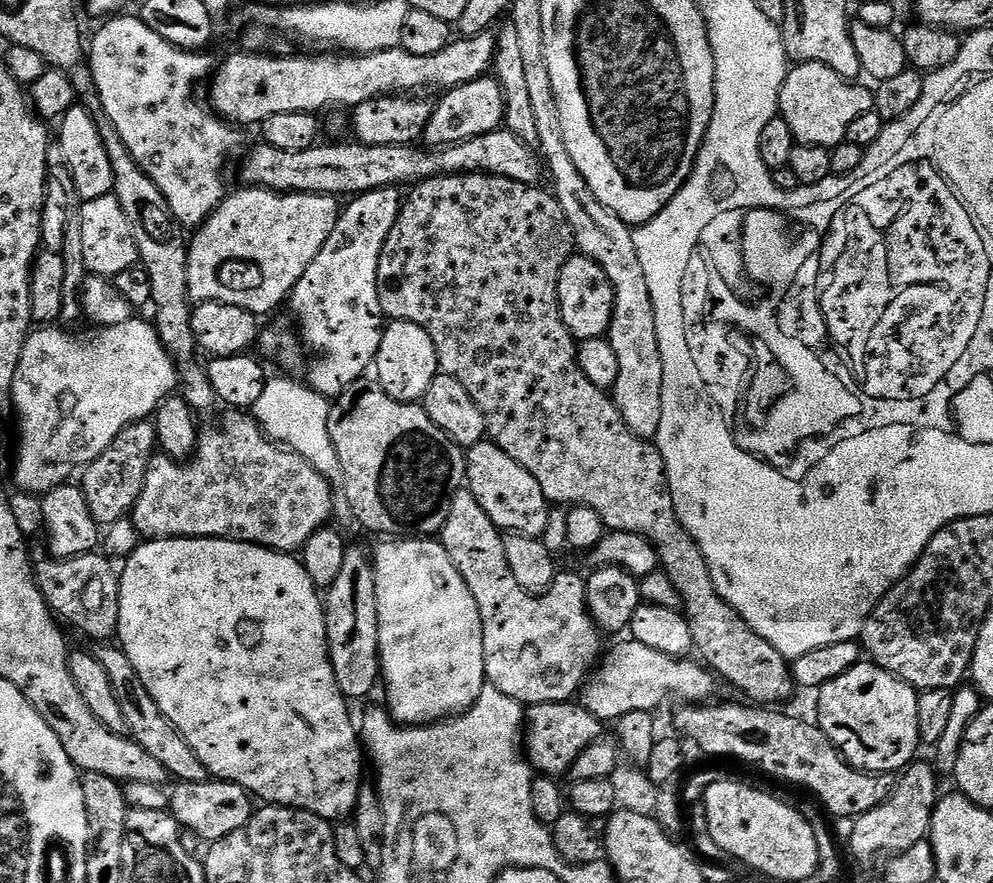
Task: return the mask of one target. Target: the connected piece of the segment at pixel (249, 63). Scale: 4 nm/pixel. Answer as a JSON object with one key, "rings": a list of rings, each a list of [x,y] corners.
{"rings":[[[491,31],[477,36],[465,36],[453,39],[438,54],[419,56],[405,52],[403,48],[391,48],[381,52],[367,54],[340,54],[344,56],[272,56],[263,52],[239,50],[224,60],[224,65],[215,69],[211,77],[212,104],[211,111],[221,120],[233,126],[244,124],[263,125],[265,120],[274,118],[274,114],[294,114],[295,112],[323,113],[323,108],[332,110],[354,110],[362,102],[376,100],[380,96],[397,94],[420,94],[423,88],[440,88],[447,90],[457,88],[459,84],[474,82],[493,67],[496,59],[496,38]]]}

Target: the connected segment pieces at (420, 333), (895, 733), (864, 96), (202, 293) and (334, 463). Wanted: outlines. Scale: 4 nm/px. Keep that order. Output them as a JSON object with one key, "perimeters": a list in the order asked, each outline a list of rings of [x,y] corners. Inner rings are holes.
{"perimeters":[[[[394,320],[385,327],[382,346],[376,355],[374,376],[380,388],[390,394],[390,398],[407,404],[423,401],[424,395],[430,390],[430,382],[434,382],[439,372],[436,347],[422,326],[414,326],[414,322]]],[[[861,662],[846,670],[842,678],[834,678],[834,682],[819,689],[818,696],[816,712],[820,715],[820,729],[853,768],[873,774],[896,774],[917,759],[916,747],[922,744],[918,730],[918,692],[905,680],[899,680],[875,662]]],[[[818,62],[789,67],[788,77],[780,91],[779,115],[790,126],[796,143],[837,148],[848,139],[848,131],[861,114],[873,111],[876,98],[873,89],[863,88],[860,82],[842,78],[830,66]]],[[[244,186],[241,189],[241,192],[236,192],[233,196],[232,193],[227,195],[223,203],[219,204],[212,212],[210,219],[205,220],[199,228],[195,229],[194,235],[191,237],[188,250],[188,298],[193,302],[202,304],[226,302],[230,306],[242,306],[242,310],[250,310],[255,312],[257,317],[264,318],[267,312],[274,311],[283,300],[285,303],[291,297],[293,286],[300,281],[302,274],[306,274],[306,270],[310,266],[310,262],[314,262],[318,250],[322,250],[322,246],[326,246],[326,238],[330,238],[334,226],[340,221],[342,204],[335,196],[319,196],[309,192],[272,192],[269,188],[251,186]]],[[[274,377],[267,379],[262,395],[252,408],[252,414],[272,440],[306,458],[333,486],[338,486],[343,483],[344,475],[330,438],[330,412],[329,399],[305,383]]]]}

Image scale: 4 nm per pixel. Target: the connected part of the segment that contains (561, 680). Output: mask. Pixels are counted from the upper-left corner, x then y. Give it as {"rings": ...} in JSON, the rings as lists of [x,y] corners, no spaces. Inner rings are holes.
{"rings":[[[467,490],[454,494],[450,518],[446,518],[446,526],[438,533],[438,539],[450,554],[454,566],[458,566],[458,574],[462,574],[466,586],[470,586],[474,602],[478,602],[487,683],[525,706],[571,701],[583,689],[584,681],[592,675],[602,656],[602,633],[588,609],[587,579],[576,572],[560,570],[556,573],[555,583],[543,594],[533,594],[518,586],[518,578],[514,578],[514,570],[510,570],[506,558],[505,537],[501,529],[490,522],[490,514],[478,506],[478,498]]]}

